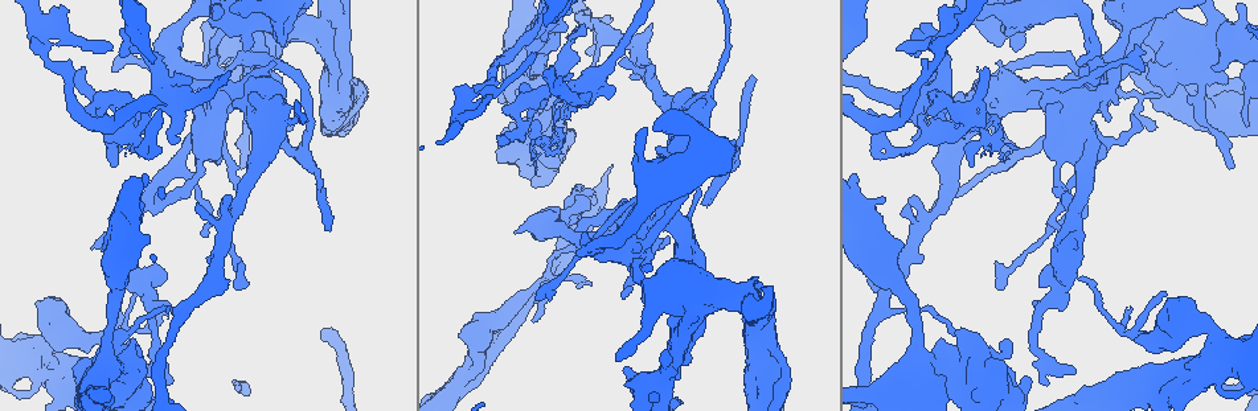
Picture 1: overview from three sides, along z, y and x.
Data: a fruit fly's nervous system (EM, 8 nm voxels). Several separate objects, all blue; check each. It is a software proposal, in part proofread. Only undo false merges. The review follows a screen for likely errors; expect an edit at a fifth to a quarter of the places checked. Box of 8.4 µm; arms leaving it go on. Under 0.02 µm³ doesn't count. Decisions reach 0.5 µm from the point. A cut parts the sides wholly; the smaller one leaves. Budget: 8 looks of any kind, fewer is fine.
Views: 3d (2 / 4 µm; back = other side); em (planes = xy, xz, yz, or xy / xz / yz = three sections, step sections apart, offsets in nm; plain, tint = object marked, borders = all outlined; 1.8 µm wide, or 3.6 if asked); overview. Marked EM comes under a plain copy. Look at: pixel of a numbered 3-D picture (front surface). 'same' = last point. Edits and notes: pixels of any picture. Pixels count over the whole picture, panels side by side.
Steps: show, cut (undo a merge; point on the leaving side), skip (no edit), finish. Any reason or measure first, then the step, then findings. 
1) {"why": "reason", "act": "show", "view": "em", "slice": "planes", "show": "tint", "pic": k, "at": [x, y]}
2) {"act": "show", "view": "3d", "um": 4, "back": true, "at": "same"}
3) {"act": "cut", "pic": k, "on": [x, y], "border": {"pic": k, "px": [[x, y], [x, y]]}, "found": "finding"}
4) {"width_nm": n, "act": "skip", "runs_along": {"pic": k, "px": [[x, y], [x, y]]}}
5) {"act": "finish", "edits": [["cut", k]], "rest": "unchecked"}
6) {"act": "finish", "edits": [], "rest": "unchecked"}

{"why": "two arms at a narrow angle", "act": "show", "view": "em", "um": 3.6, "slice": "planes", "show": "tint", "pic": 1, "at": [39, 50]}

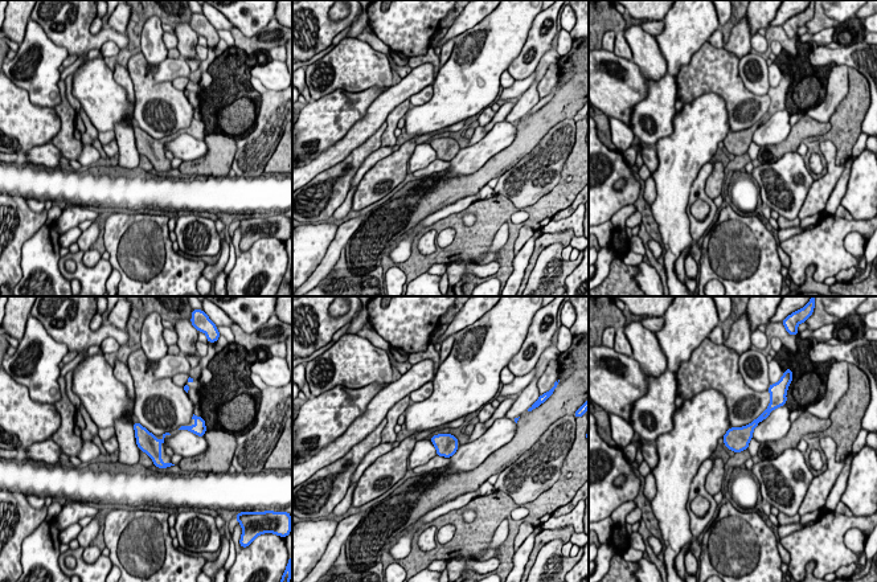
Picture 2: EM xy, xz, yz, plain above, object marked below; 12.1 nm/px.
{"width_nm": 240, "act": "skip", "found": "continuous, no second cell"}

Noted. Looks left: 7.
{"why": "two arms at a narrow angle", "act": "show", "view": "3d", "um": 2, "pic": 1, "at": [581, 91]}

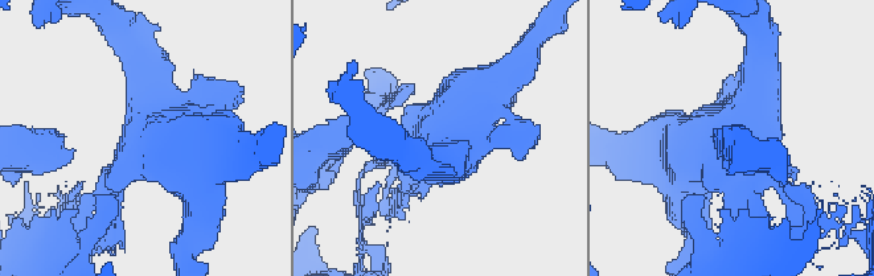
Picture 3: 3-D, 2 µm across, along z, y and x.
{"act": "show", "view": "em", "slice": "planes", "show": "tint", "pic": 3, "at": [434, 142]}

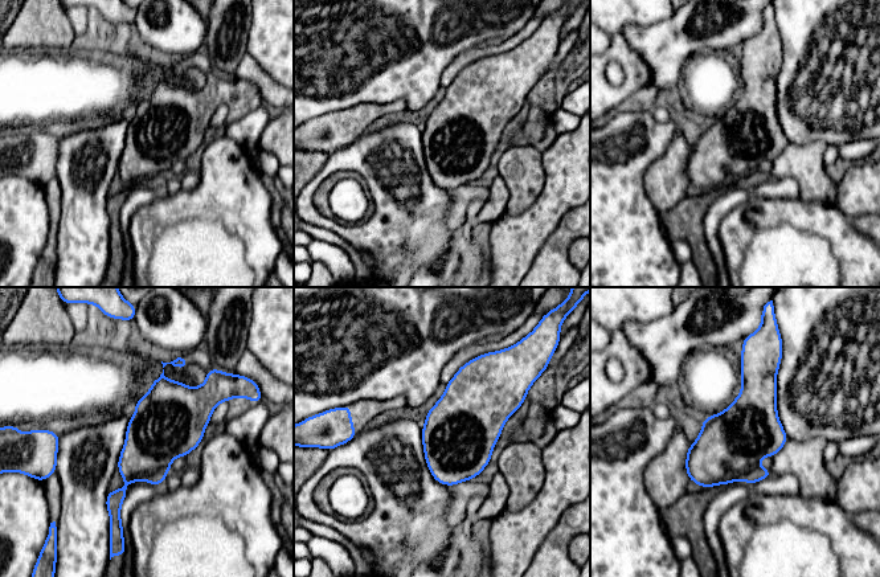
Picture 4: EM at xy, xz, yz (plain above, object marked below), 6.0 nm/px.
{"act": "cut", "pic": 4, "on": [158, 477], "found": "a second cell is stuck on"}

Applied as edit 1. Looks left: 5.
{"act": "show", "view": "overview"}

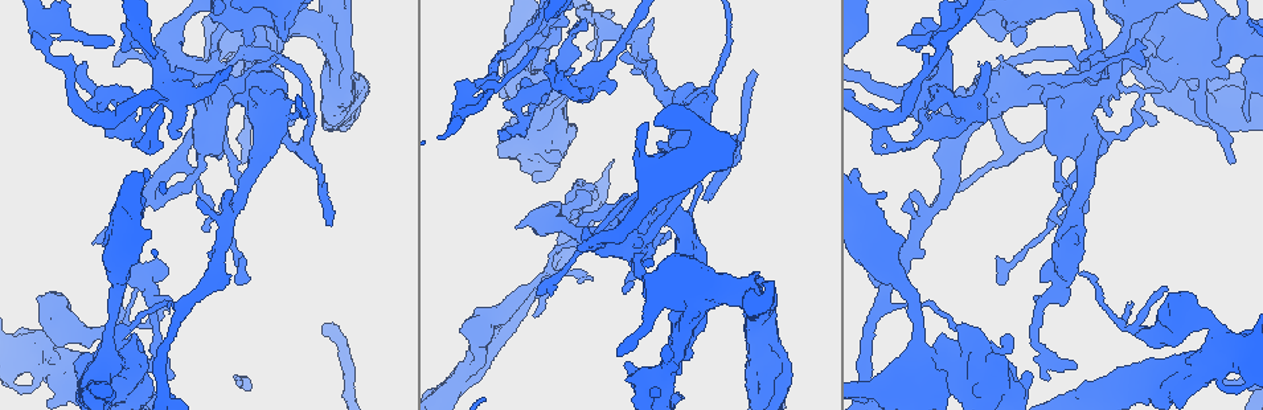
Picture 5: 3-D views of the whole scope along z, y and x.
{"why": "side arm on a straight run", "act": "show", "view": "3d", "um": 2, "back": true, "pic": 5, "at": [1168, 386]}

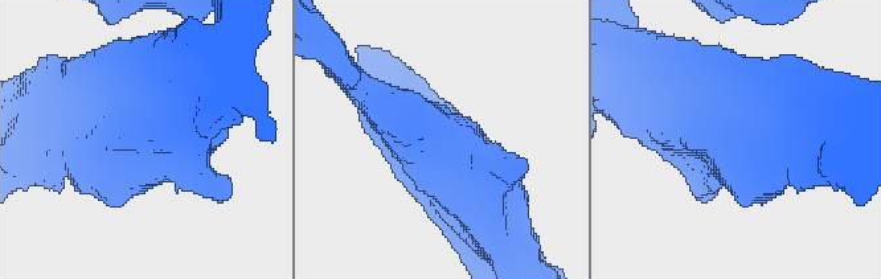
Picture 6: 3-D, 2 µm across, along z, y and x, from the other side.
{"why": "shape alone is not enough", "act": "show", "view": "em", "slice": "planes", "show": "borders", "pic": 6, "at": [735, 143]}

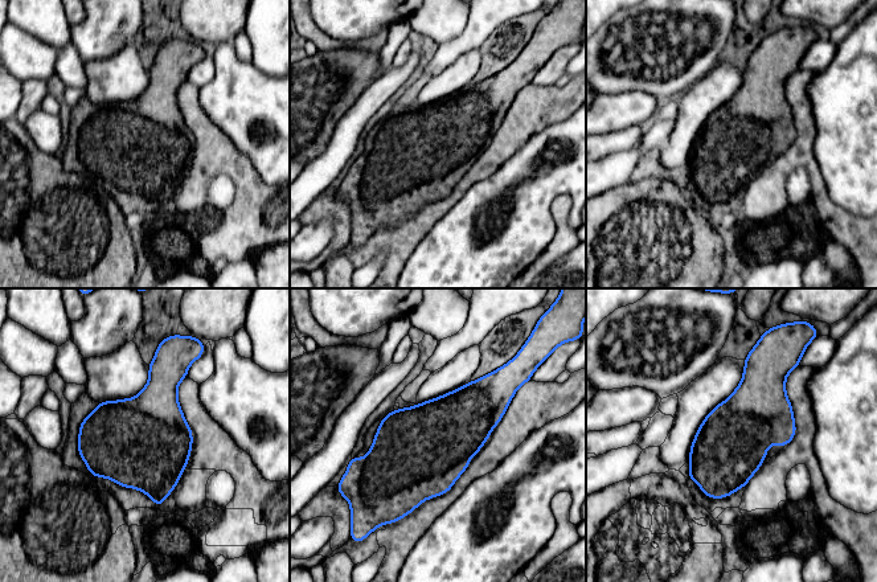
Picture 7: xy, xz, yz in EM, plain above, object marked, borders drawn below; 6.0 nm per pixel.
{"act": "skip", "found": "one cell here"}

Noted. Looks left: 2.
{"act": "finish", "edits": [["cut", 4]], "rest": "unchecked"}

